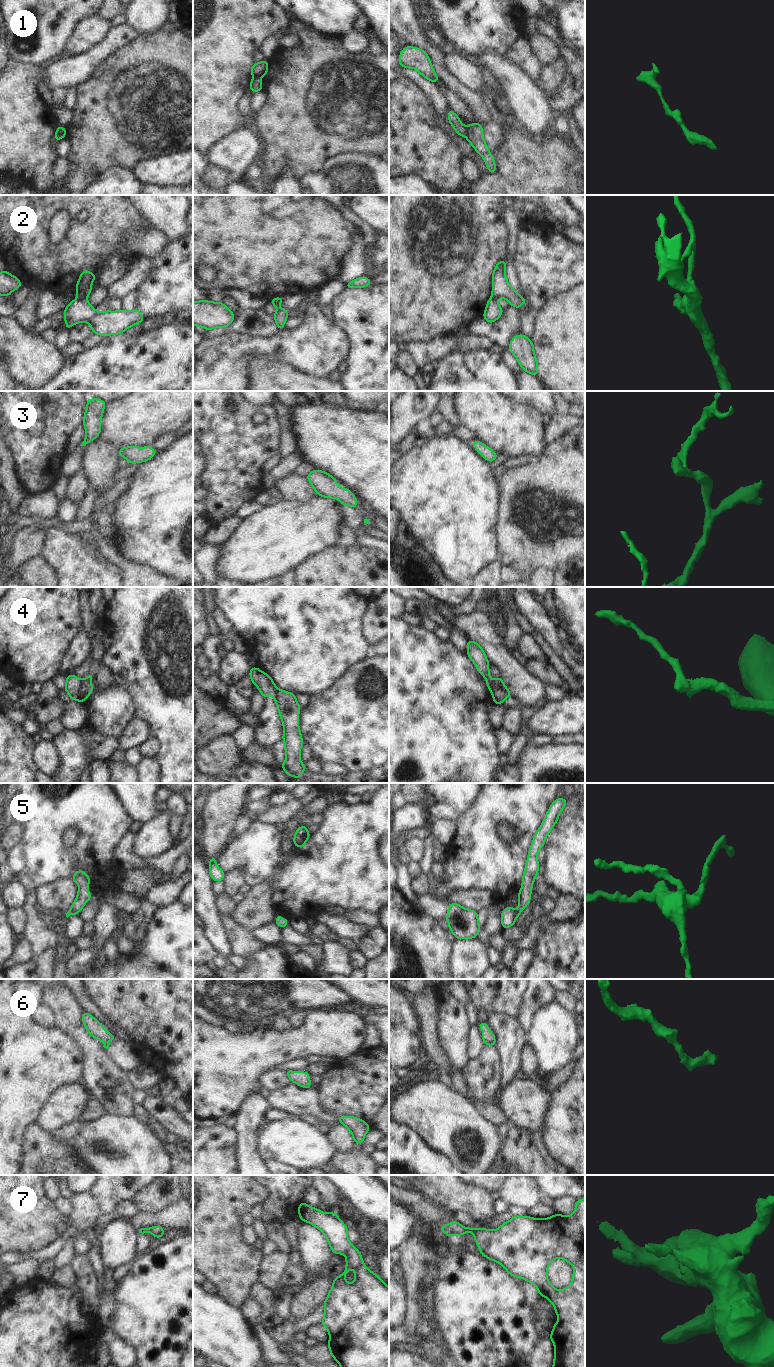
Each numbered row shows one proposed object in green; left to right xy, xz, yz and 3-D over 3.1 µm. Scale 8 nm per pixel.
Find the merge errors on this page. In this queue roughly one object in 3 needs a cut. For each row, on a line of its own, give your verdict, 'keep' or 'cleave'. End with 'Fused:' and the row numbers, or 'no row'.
1: cleave
2: cleave
3: keep
4: cleave
5: keep
6: keep
7: keep
Fused: 1, 2, 4

